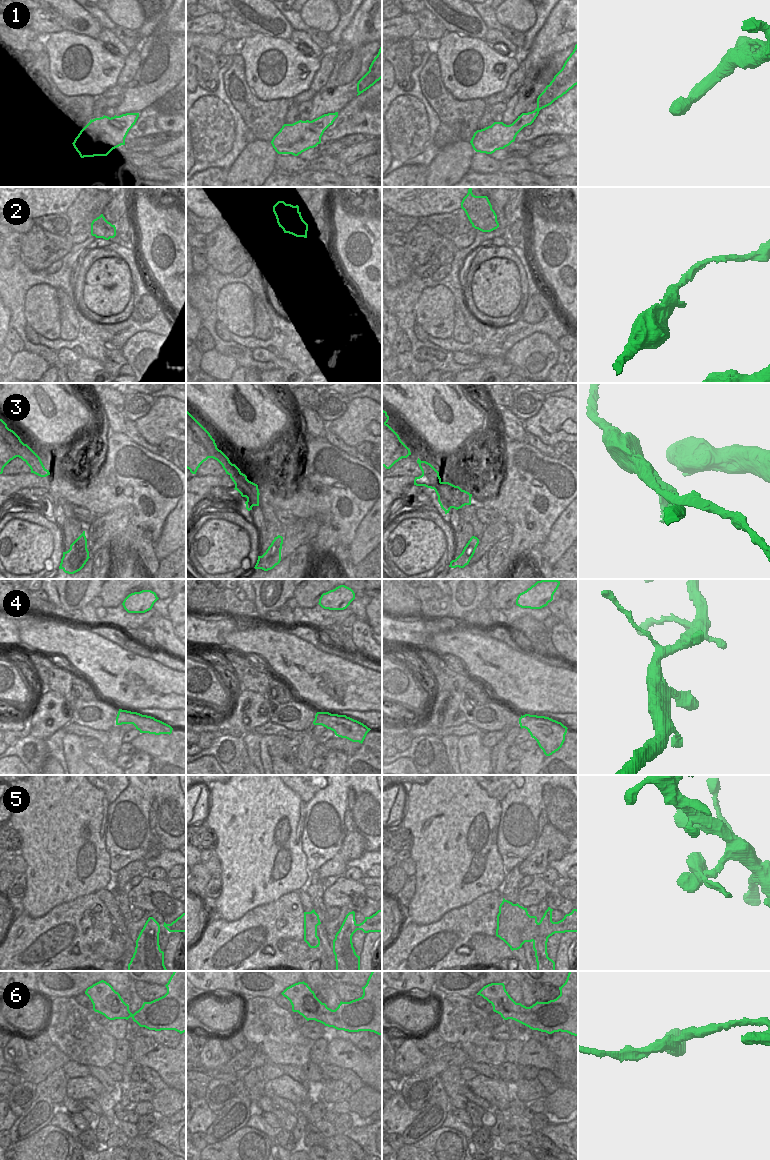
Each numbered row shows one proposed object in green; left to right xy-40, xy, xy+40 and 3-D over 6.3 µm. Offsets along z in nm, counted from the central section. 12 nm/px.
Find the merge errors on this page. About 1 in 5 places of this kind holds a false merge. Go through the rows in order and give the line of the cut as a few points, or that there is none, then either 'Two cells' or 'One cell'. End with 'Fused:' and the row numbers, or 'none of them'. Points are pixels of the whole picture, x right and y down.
1: No split. One cell
2: No split. One cell
3: Split along xy+40 (435, 469), (429, 473), (422, 473). Two cells
4: No split. One cell
5: No split. One cell
6: No split. One cell
Fused: 3.

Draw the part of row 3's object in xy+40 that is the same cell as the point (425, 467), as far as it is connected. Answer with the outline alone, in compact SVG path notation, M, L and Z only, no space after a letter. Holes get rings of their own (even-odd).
M419 458L417 463L419 464L422 473L433 473L436 470L430 463L421 461Z

